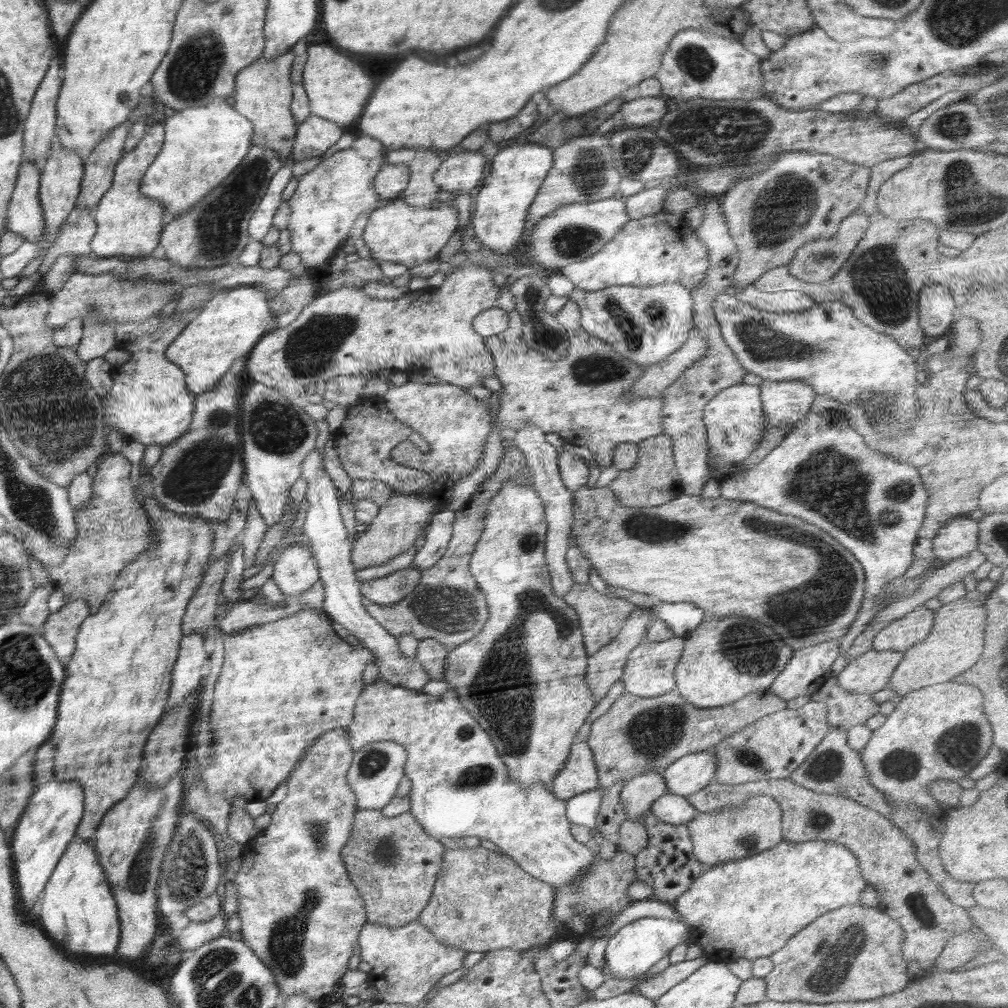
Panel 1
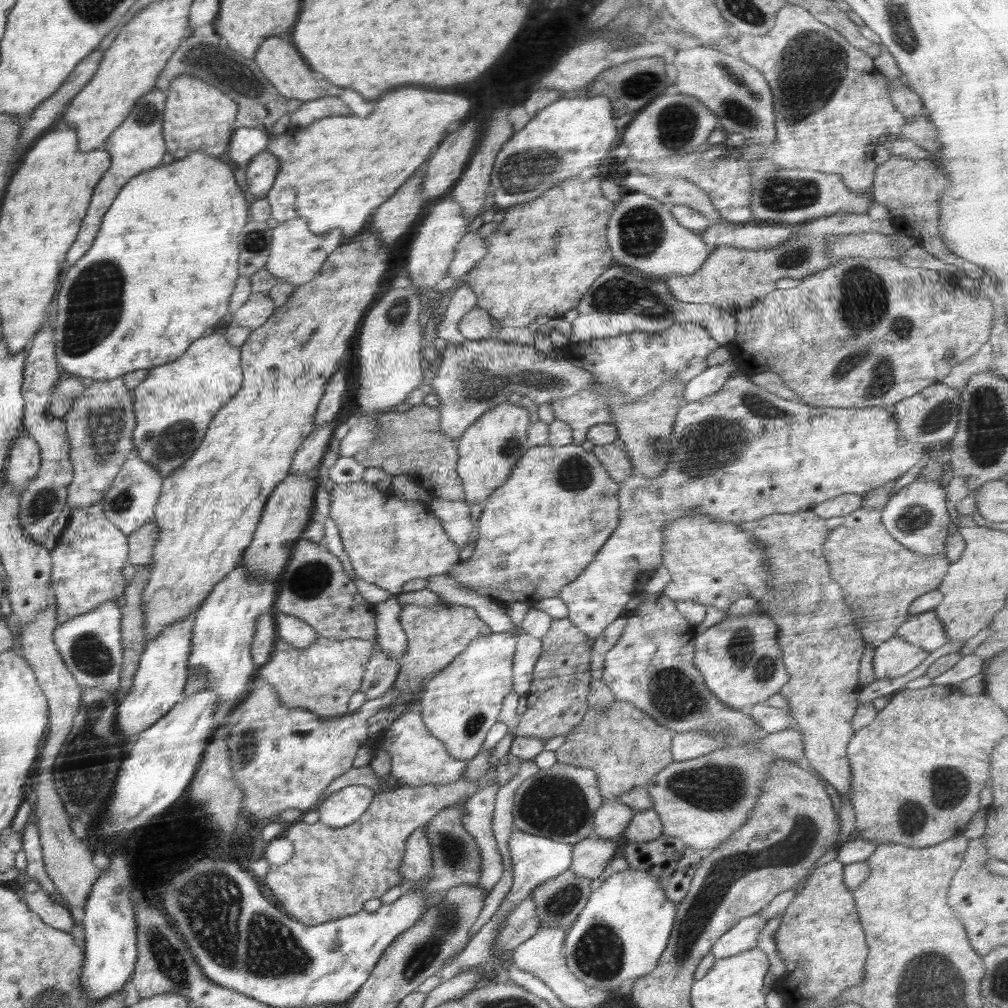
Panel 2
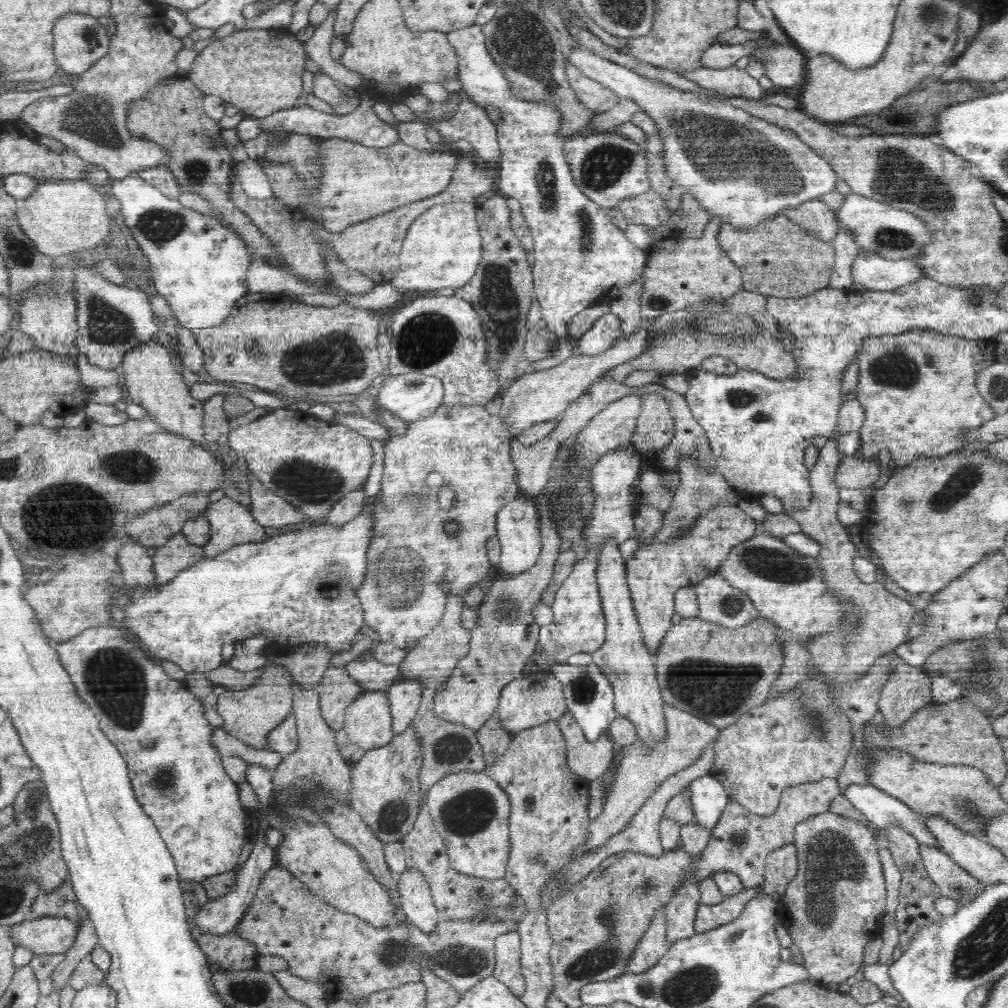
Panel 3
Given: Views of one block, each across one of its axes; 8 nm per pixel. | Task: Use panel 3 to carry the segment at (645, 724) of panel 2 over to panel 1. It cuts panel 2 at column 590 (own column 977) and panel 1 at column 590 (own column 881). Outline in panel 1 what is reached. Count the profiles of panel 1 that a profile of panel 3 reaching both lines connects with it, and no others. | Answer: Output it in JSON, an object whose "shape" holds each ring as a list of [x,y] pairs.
{"shape":[[[769,690],[713,709],[692,706],[677,692],[650,698],[623,692],[590,727],[587,743],[593,752],[600,787],[607,789],[622,779],[628,782],[644,771],[662,772],[679,758],[715,746],[730,734],[784,708],[786,701]]]}

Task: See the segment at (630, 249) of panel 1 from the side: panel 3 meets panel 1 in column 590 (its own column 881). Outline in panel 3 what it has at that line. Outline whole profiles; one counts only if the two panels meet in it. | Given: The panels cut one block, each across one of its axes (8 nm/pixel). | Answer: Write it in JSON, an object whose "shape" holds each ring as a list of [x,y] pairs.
{"shape":[[[861,251],[851,266],[853,284],[867,289],[891,291],[924,278],[925,274],[915,259],[891,261],[878,254]]]}

